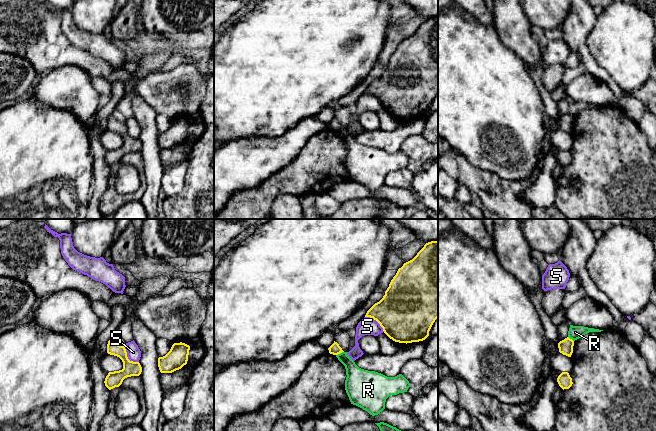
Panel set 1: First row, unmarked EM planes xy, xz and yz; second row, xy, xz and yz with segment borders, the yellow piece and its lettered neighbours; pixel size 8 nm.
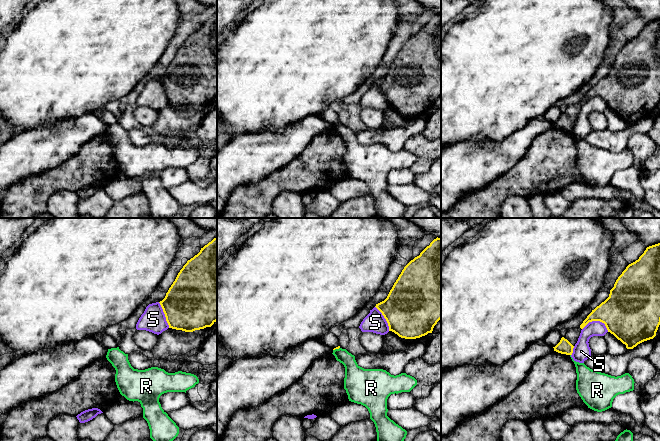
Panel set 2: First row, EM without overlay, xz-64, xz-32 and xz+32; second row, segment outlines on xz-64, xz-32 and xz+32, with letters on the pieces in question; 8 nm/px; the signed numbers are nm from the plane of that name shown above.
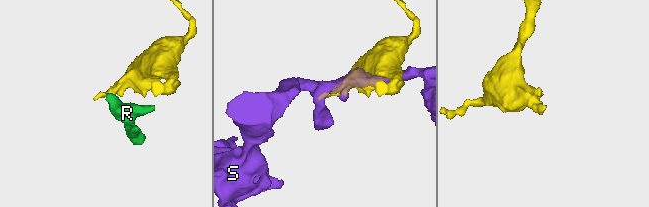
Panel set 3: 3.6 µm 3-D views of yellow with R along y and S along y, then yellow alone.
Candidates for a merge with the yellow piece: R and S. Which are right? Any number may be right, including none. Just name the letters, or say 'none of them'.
none of them

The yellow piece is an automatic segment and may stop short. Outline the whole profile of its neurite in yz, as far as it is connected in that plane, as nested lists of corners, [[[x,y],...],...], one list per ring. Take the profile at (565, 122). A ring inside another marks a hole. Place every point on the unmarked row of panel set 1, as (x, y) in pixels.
[[[569,113],[565,114],[564,116],[558,119],[559,128],[568,133],[571,133],[573,129],[573,122],[574,117]]]

